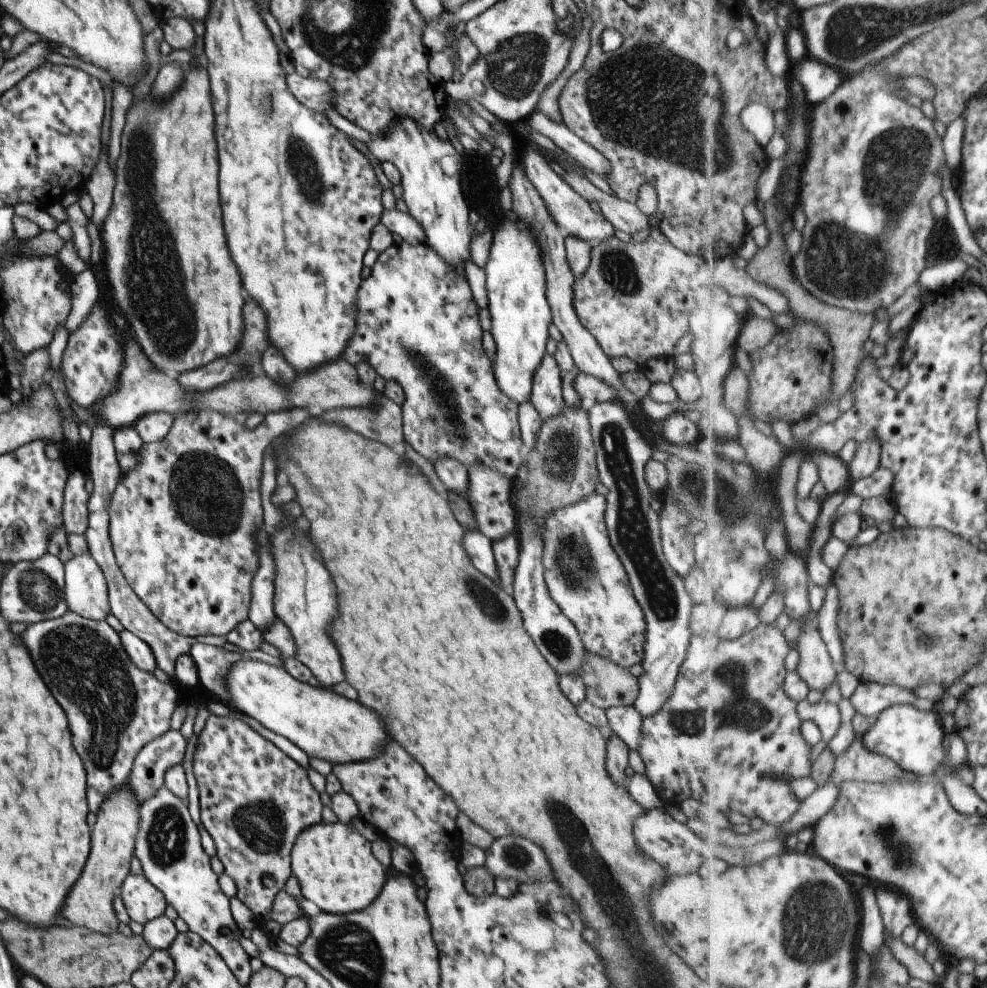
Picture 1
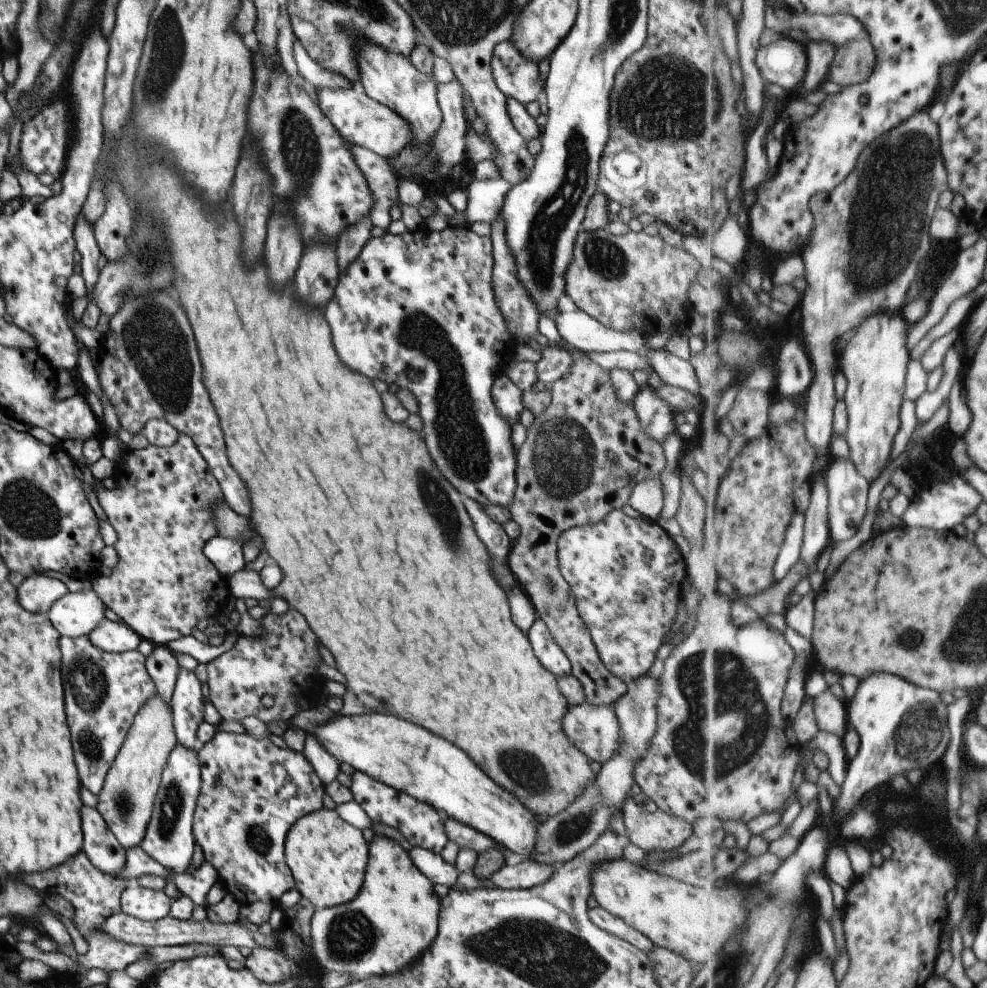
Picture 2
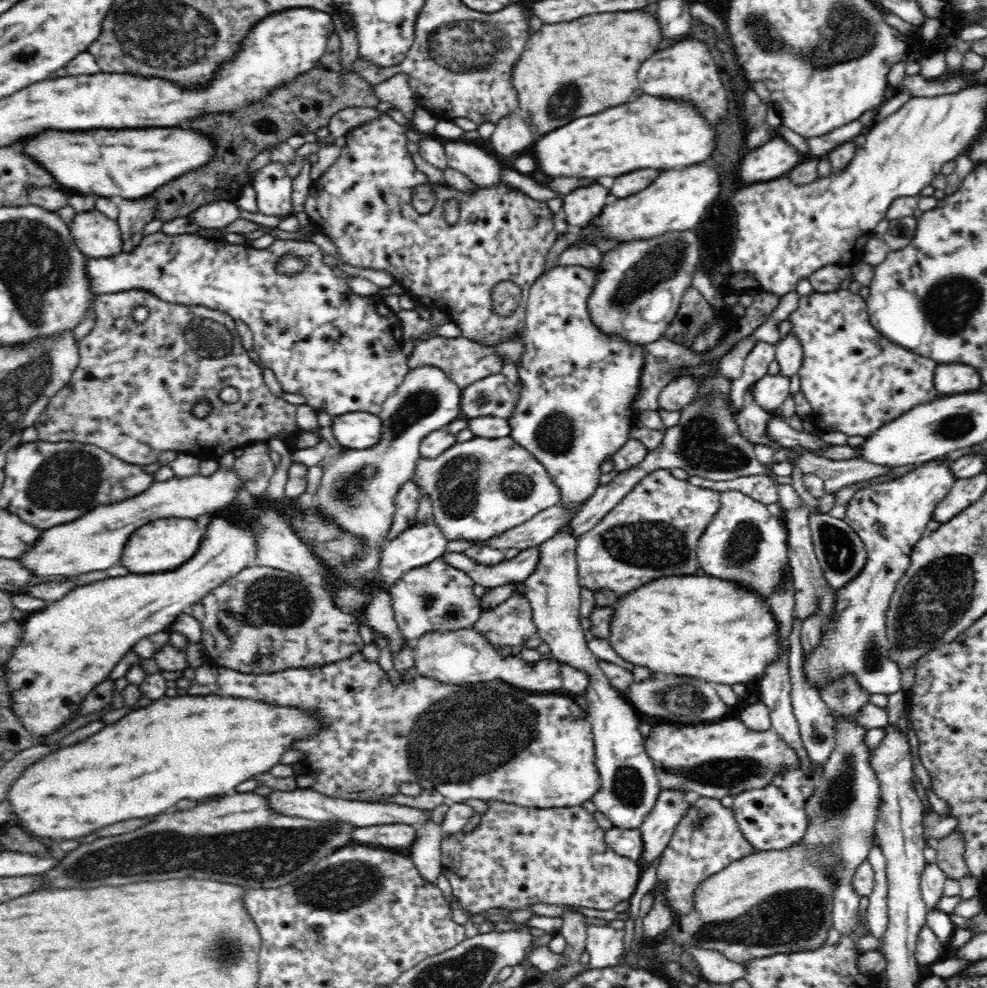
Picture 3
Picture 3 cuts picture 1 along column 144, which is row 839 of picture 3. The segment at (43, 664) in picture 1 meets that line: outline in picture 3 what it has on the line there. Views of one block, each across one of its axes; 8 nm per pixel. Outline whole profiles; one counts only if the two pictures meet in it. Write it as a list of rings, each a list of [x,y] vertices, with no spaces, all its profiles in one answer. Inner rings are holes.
[[[702,797],[695,804],[690,804],[690,810],[676,824],[670,842],[658,858],[660,865],[656,870],[656,885],[666,885],[664,895],[674,909],[675,920],[693,911],[693,894],[708,876],[754,852],[755,848],[745,839],[741,828],[738,828],[733,809],[726,808],[721,799]]]

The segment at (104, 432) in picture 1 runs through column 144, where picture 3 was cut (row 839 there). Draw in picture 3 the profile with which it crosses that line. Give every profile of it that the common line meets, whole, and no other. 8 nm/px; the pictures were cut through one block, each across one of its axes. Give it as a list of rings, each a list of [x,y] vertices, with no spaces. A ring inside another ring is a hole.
[[[612,827],[604,830],[604,843],[616,851],[618,855],[640,862],[644,854],[644,841],[640,829]]]

